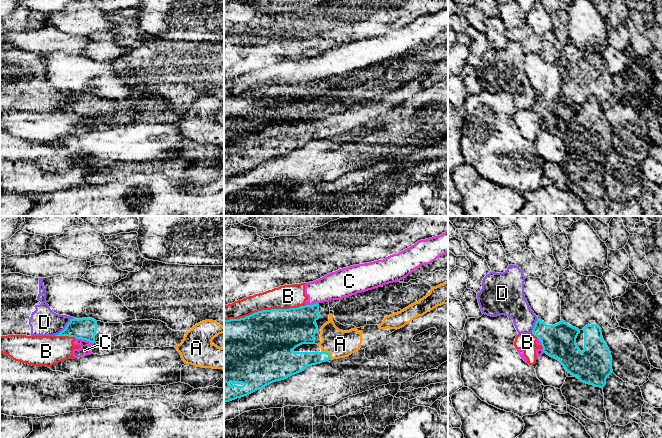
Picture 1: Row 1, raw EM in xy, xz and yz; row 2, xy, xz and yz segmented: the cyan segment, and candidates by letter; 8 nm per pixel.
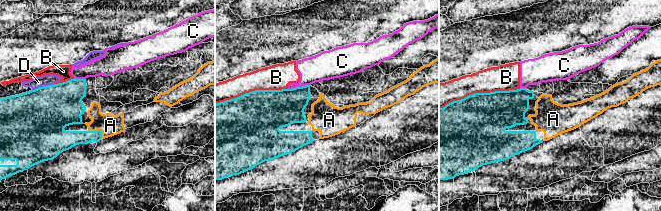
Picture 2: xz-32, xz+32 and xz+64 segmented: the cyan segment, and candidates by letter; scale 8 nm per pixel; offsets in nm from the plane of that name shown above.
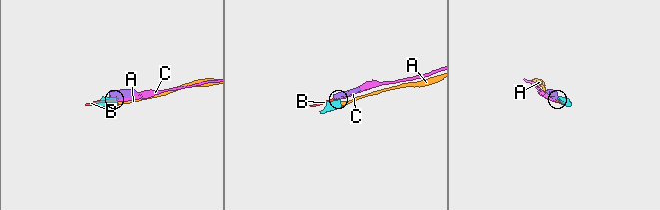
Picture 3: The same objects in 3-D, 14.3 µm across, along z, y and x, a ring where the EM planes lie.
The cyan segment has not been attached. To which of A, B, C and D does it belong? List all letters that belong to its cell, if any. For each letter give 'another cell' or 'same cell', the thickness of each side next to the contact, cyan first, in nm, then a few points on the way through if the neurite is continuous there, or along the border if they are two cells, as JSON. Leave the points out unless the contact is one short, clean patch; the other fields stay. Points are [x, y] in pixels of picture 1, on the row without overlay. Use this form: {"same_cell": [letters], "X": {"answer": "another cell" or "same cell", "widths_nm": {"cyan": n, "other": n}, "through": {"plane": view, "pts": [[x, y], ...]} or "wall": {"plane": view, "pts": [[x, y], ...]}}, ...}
{"same_cell": ["A"], "A": {"answer": "same cell", "widths_nm": {"cyan": 170, "other": 220}}, "B": {"answer": "another cell", "widths_nm": {"cyan": 480, "other": 190}}, "C": {"answer": "another cell", "widths_nm": {"cyan": 170, "other": 80}, "wall": {"plane": "xy", "pts": [[76, 114], [93, 119]]}}, "D": {"answer": "another cell", "widths_nm": {"cyan": 170, "other": 220}}}

